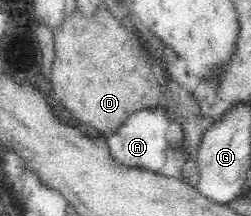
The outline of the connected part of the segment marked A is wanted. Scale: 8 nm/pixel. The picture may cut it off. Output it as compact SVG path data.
M162 103L157 104L155 108L141 108L133 112L125 123L107 137L111 156L117 161L117 164L122 164L127 168L139 168L159 173L170 152L167 128L169 128L169 118Z

